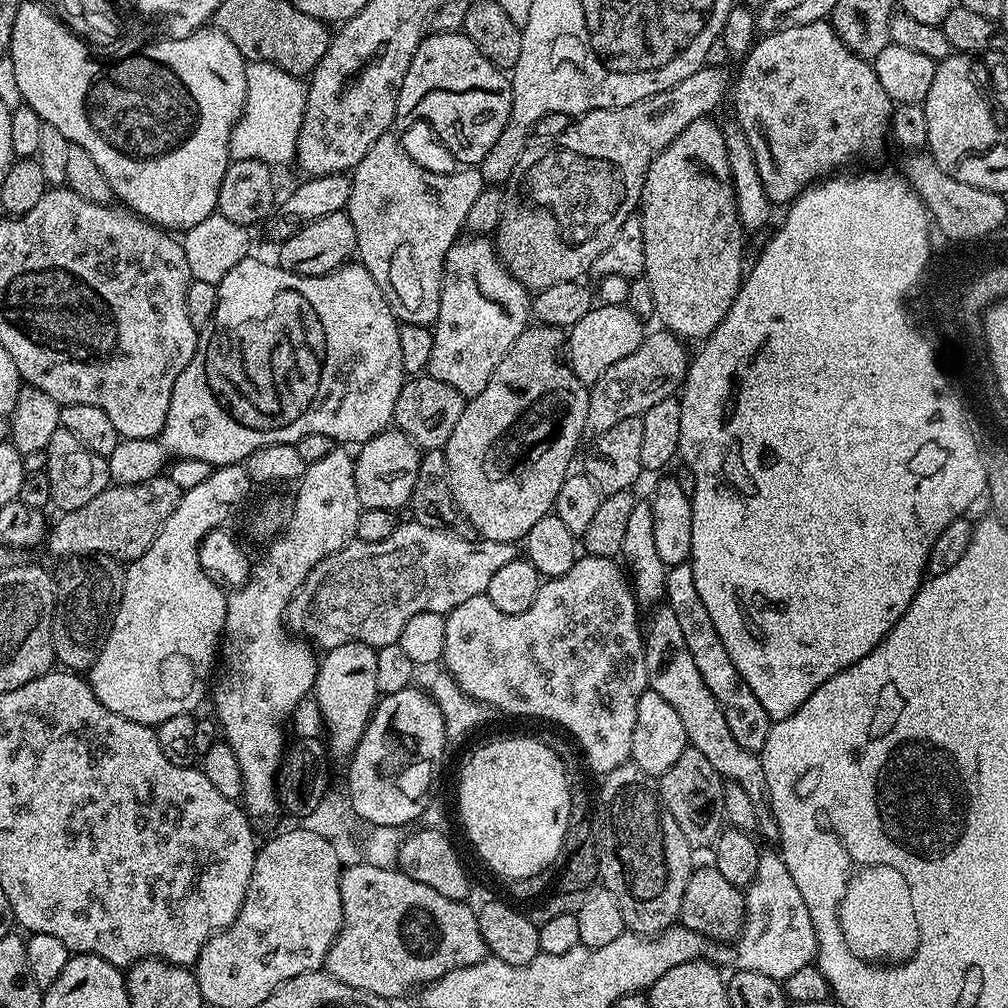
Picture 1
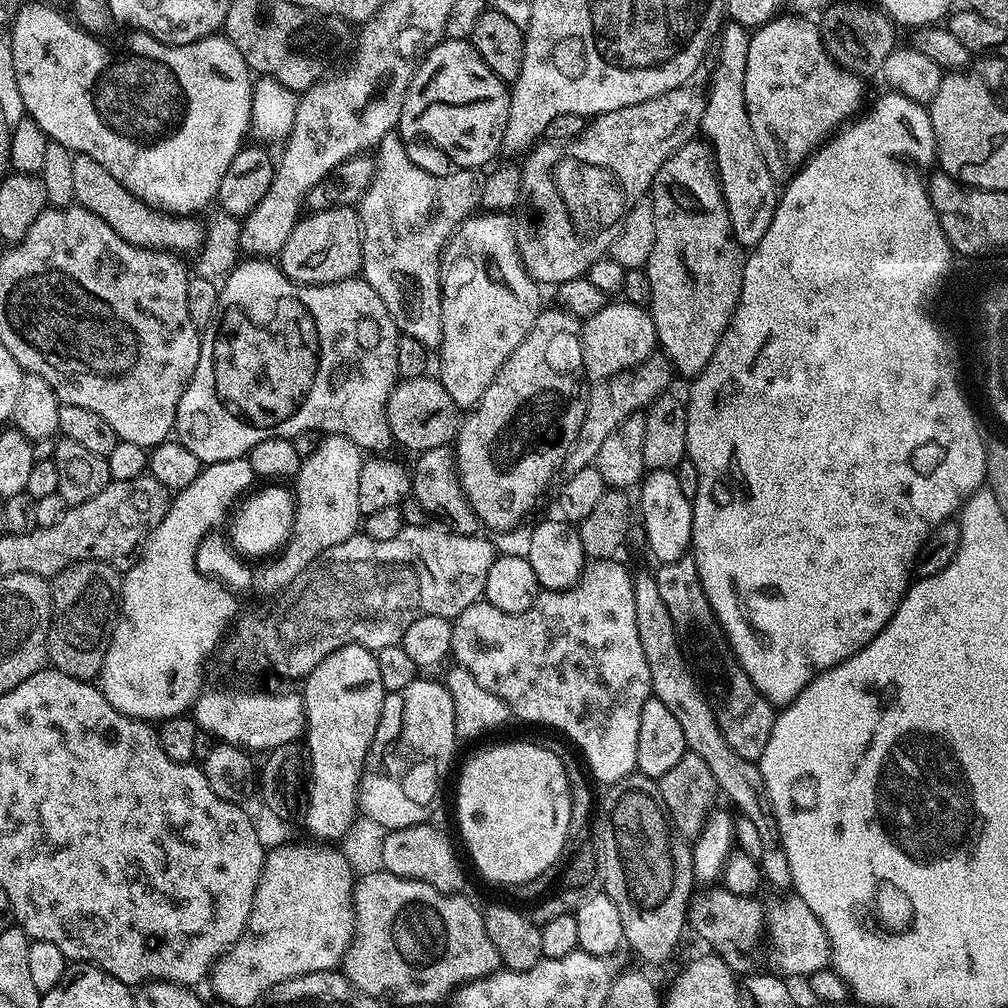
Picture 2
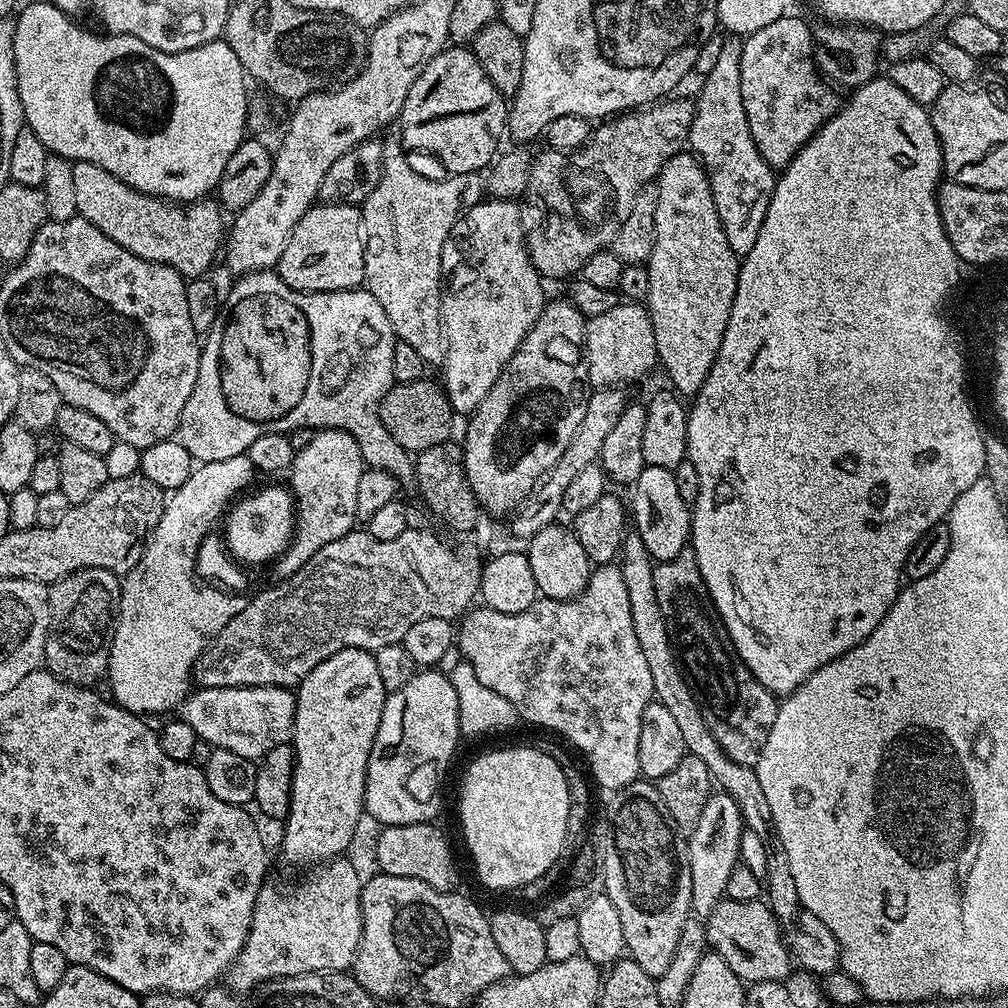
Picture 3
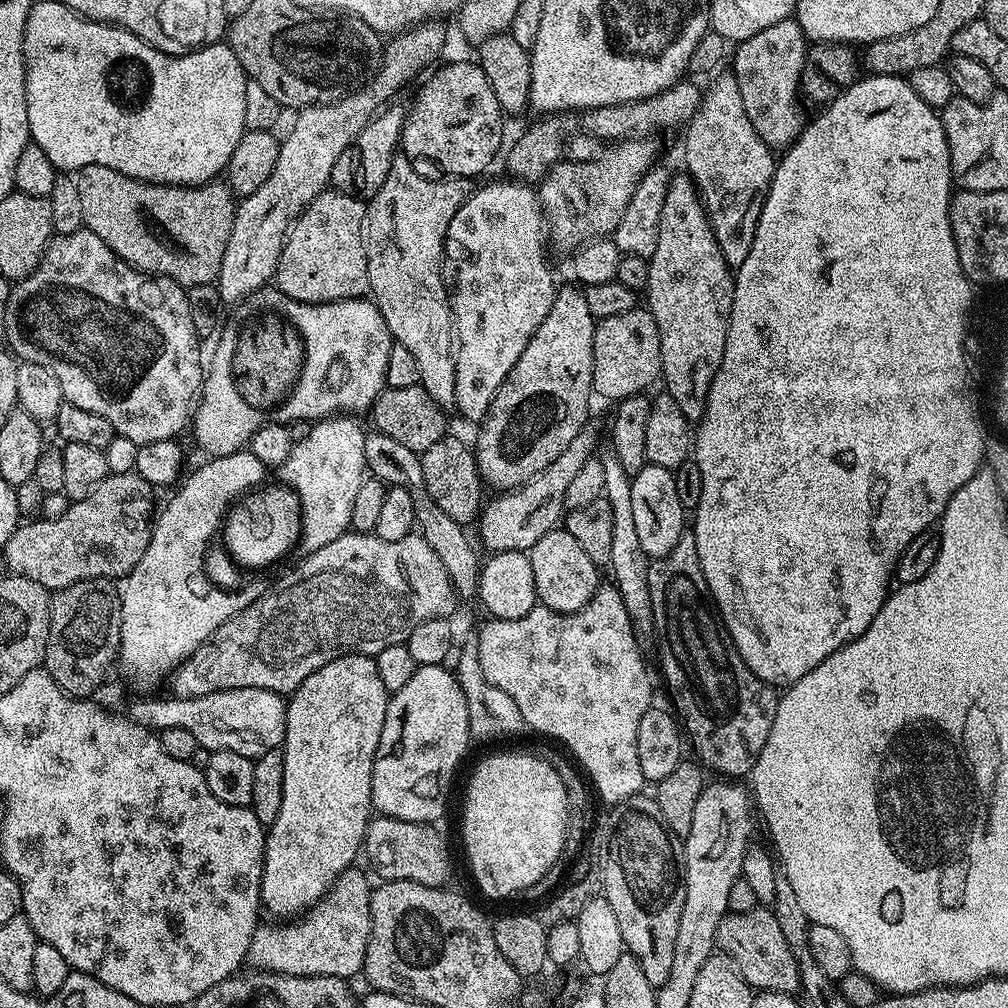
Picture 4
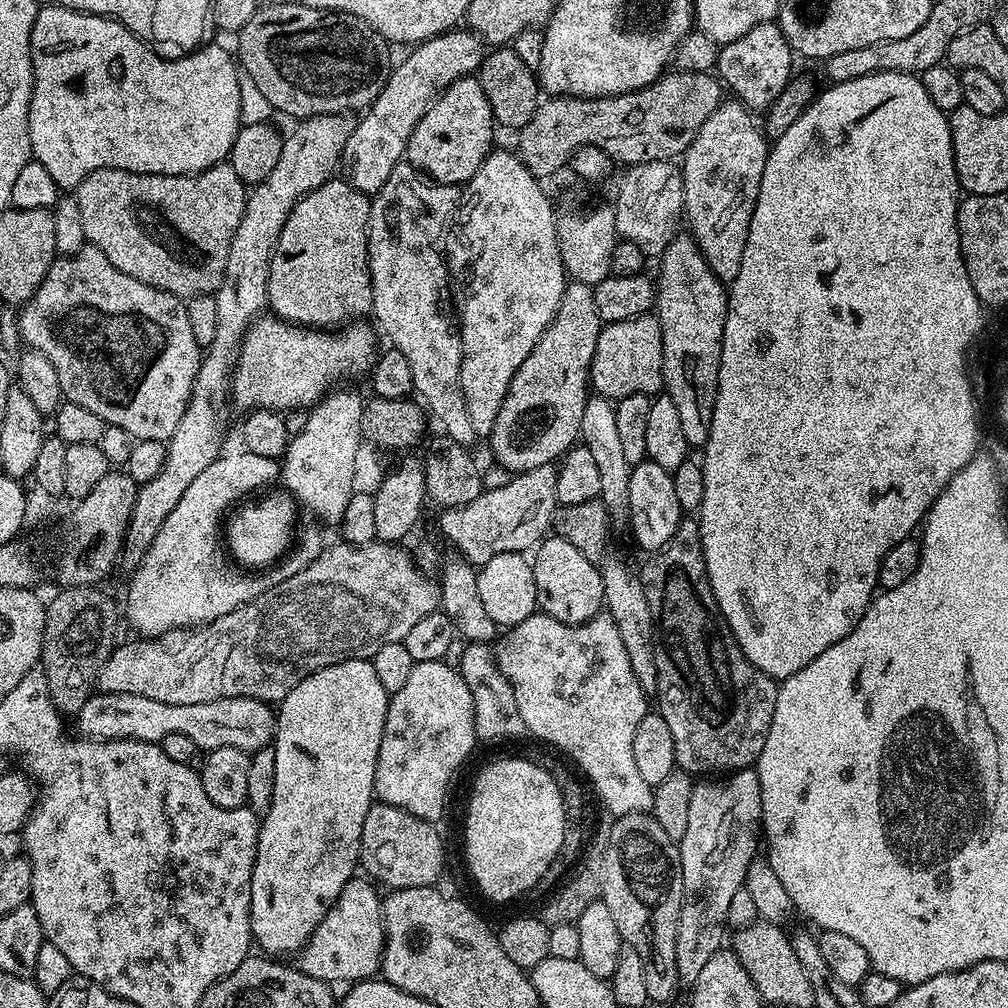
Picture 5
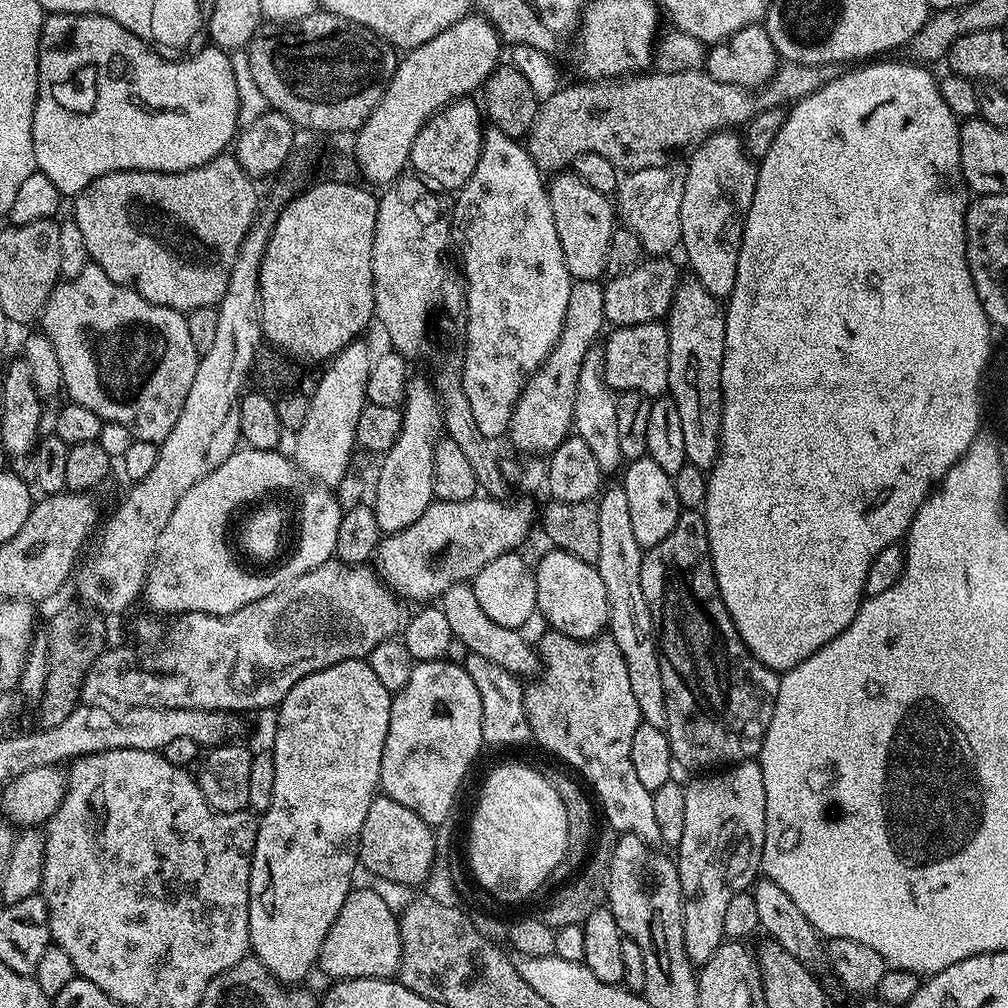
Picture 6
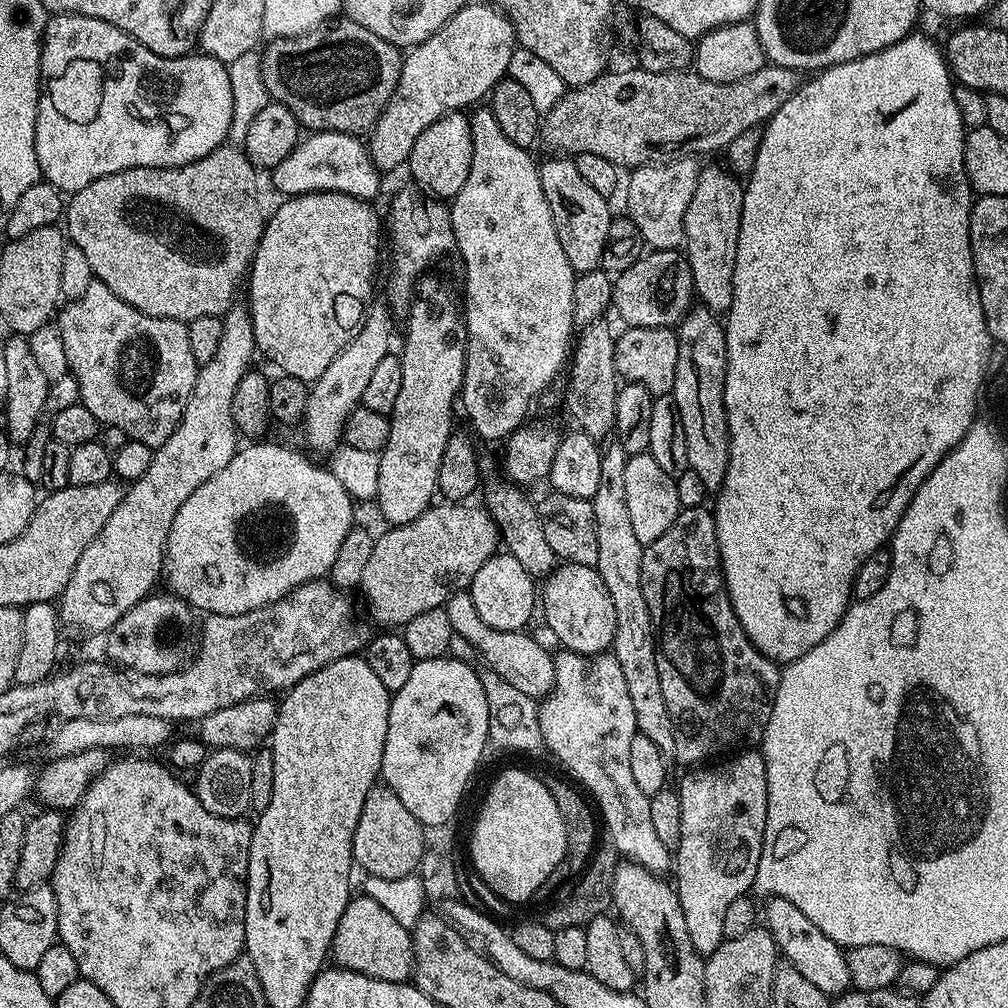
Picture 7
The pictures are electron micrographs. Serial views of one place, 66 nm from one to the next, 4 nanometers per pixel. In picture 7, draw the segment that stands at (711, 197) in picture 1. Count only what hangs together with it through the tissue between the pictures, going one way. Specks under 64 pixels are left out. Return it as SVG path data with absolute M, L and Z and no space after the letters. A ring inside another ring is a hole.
M703 306L685 312L675 329L678 342L678 368L674 370L674 386L670 395L678 402L682 431L686 434L689 469L702 478L708 490L718 490L728 469L728 415L724 405L726 382L725 325L717 313Z

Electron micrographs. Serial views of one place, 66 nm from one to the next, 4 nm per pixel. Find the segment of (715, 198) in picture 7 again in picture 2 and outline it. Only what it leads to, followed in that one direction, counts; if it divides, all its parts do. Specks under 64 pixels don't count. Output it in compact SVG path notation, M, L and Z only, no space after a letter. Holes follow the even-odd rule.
M728 22L718 33L721 46L718 68L711 72L712 80L706 87L704 113L700 123L703 139L710 145L720 178L720 189L728 203L728 217L732 223L732 235L741 249L751 250L766 234L776 213L778 184L754 142L754 130L750 130L750 118L746 114L746 54L750 54L750 32L743 24Z

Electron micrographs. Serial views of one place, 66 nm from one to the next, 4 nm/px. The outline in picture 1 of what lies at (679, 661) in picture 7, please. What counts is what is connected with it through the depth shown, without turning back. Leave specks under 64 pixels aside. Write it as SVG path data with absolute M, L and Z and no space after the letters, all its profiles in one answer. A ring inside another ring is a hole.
M691 563L674 564L668 568L668 577L664 583L666 604L678 618L679 629L686 640L686 647L694 658L698 671L705 679L706 686L721 707L730 732L738 744L748 752L759 754L766 746L768 732L773 721L762 710L762 702L754 698L754 690L746 686L742 674L730 662L730 654L726 654L726 646L722 646L722 638L718 638L718 630L714 630L714 621L706 614L706 606L702 606L702 598L698 595L698 586L694 586L694 570Z

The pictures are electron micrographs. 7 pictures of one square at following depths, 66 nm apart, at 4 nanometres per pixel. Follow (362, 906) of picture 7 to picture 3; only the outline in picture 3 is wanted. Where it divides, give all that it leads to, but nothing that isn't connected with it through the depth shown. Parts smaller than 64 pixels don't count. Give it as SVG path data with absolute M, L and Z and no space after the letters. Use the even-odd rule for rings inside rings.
M348 858L325 860L309 872L312 873L297 884L265 882L260 888L258 902L254 906L254 918L250 922L250 934L236 960L226 971L226 984L231 991L248 994L269 980L281 980L283 976L351 969L356 959L358 942L362 938L362 875Z

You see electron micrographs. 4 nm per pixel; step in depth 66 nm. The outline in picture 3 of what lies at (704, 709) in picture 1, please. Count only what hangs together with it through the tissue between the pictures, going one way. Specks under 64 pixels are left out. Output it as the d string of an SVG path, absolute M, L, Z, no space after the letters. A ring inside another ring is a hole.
M634 530L629 531L621 541L618 566L623 574L623 581L626 582L627 594L630 595L634 634L637 635L638 646L641 647L642 654L645 655L651 677L654 680L653 695L657 703L666 706L677 721L677 725L681 729L685 751L691 756L702 758L703 762L706 763L707 769L710 770L717 787L727 793L728 796L734 798L739 806L741 819L744 821L745 827L758 834L758 838L765 845L768 853L766 854L766 874L762 880L766 885L766 903L768 907L771 908L777 920L781 922L787 922L787 920L795 921L800 908L798 886L794 886L794 874L790 874L788 859L784 849L780 847L779 841L776 839L772 821L763 805L764 795L762 794L761 783L751 765L736 763L725 754L708 728L707 717L689 681L681 670L677 653L671 644L671 632L668 630L665 616L658 605L657 594L654 591L654 562L646 550L641 536Z

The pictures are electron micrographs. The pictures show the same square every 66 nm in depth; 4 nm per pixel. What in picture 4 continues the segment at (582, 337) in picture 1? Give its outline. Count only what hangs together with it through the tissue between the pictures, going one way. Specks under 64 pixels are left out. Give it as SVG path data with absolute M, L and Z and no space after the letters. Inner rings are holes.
M637 306L626 314L614 314L599 321L592 339L592 390L597 397L605 396L611 402L619 402L627 396L641 395L652 383L661 379L660 371L660 335L652 313L647 307Z

